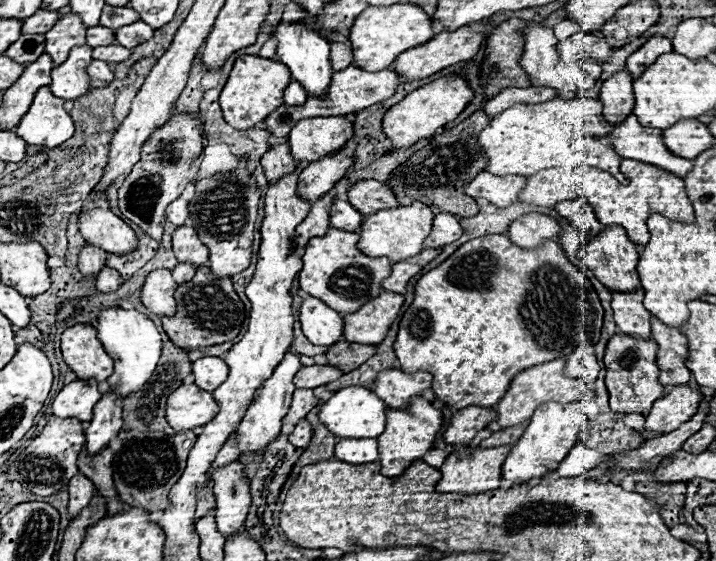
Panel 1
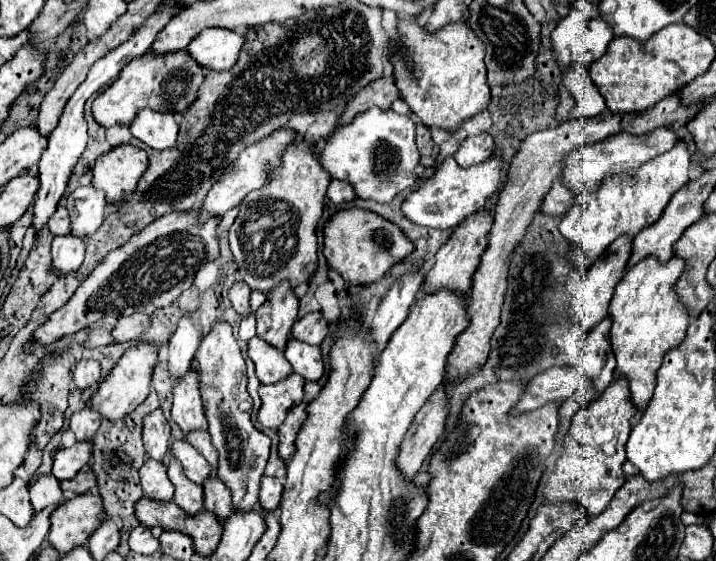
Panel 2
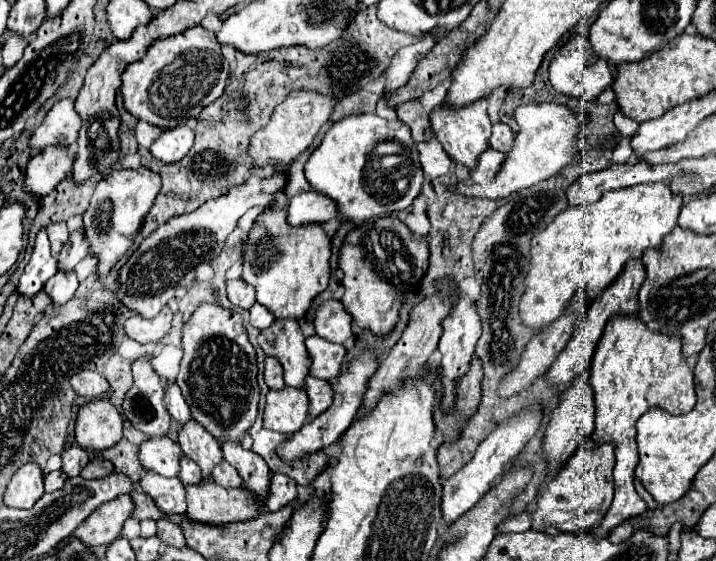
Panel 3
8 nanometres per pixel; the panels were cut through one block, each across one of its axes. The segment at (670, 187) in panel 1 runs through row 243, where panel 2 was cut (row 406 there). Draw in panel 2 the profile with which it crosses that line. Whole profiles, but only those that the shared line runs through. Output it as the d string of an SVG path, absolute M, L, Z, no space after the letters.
M646 258L638 262L638 266L632 266L618 282L608 306L608 316L612 320L610 344L616 358L614 374L616 378L628 380L632 404L638 412L644 412L652 398L654 372L660 368L662 358L670 348L676 348L682 342L690 324L686 310L672 292L672 286L676 284L682 270L684 264L680 258L670 258L666 264L660 264L654 258Z

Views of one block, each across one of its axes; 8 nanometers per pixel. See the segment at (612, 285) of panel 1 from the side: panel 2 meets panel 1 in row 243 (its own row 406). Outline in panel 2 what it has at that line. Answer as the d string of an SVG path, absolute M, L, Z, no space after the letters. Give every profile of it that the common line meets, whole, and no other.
M614 380L602 396L574 416L574 422L564 436L564 450L544 486L546 504L578 504L586 510L588 518L598 516L598 512L610 504L614 492L624 480L622 464L626 462L626 440L632 430L630 418L634 414L636 412L630 408L630 392L626 392L626 384L622 384L622 380Z

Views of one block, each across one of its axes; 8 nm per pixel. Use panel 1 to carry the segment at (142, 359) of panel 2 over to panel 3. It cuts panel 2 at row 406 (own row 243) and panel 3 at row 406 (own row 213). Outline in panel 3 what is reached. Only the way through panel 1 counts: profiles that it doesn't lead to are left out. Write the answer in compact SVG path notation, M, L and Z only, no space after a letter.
M92 400L80 406L76 418L76 440L86 452L98 454L122 438L122 416L106 400Z

